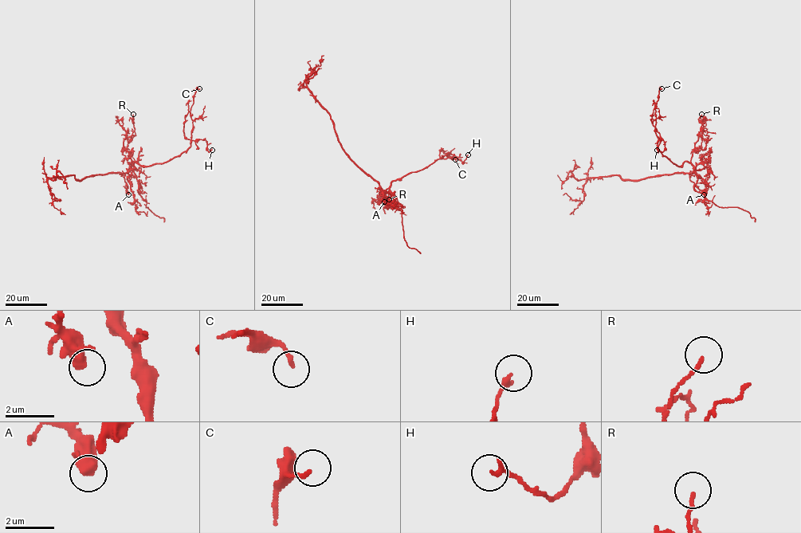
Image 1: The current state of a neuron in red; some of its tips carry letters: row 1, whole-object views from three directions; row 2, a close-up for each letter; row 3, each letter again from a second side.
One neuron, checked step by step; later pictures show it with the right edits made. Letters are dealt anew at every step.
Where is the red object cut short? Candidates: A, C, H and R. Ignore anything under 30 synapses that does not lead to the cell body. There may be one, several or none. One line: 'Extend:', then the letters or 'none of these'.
Extend: none of these

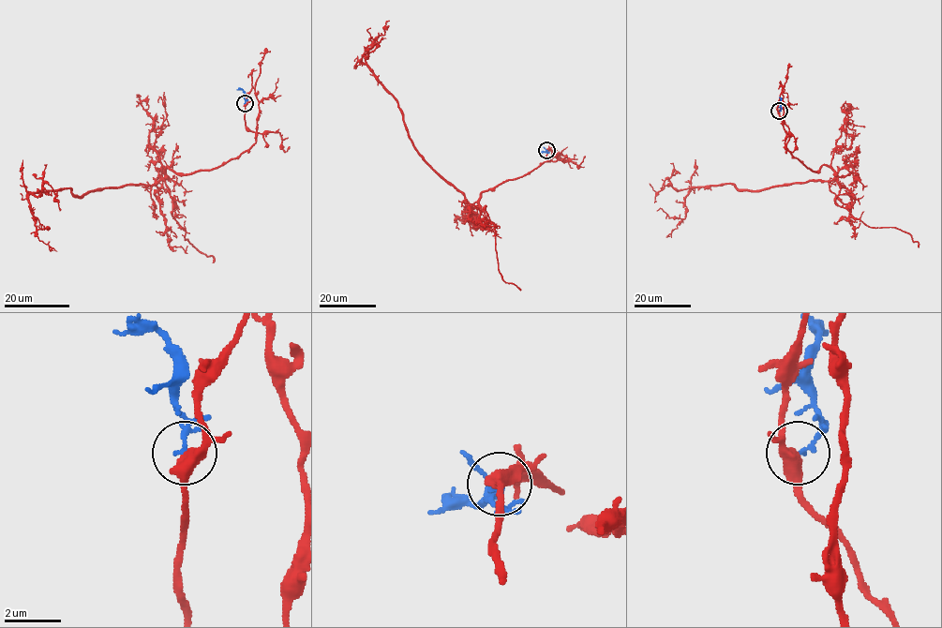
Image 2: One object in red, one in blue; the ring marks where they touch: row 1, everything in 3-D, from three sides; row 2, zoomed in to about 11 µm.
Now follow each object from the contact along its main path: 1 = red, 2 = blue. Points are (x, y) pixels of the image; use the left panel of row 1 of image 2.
1: (245, 103), (256, 142), (237, 157), (168, 166), (151, 185), (32, 192), (48, 228), (39, 219)
2: (245, 103), (244, 92), (237, 89)

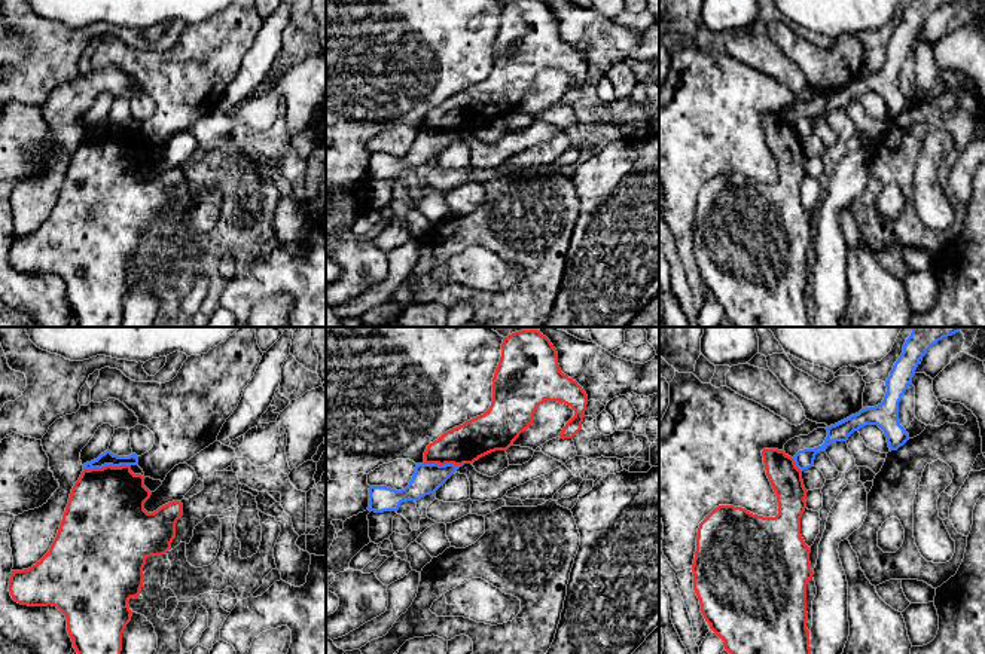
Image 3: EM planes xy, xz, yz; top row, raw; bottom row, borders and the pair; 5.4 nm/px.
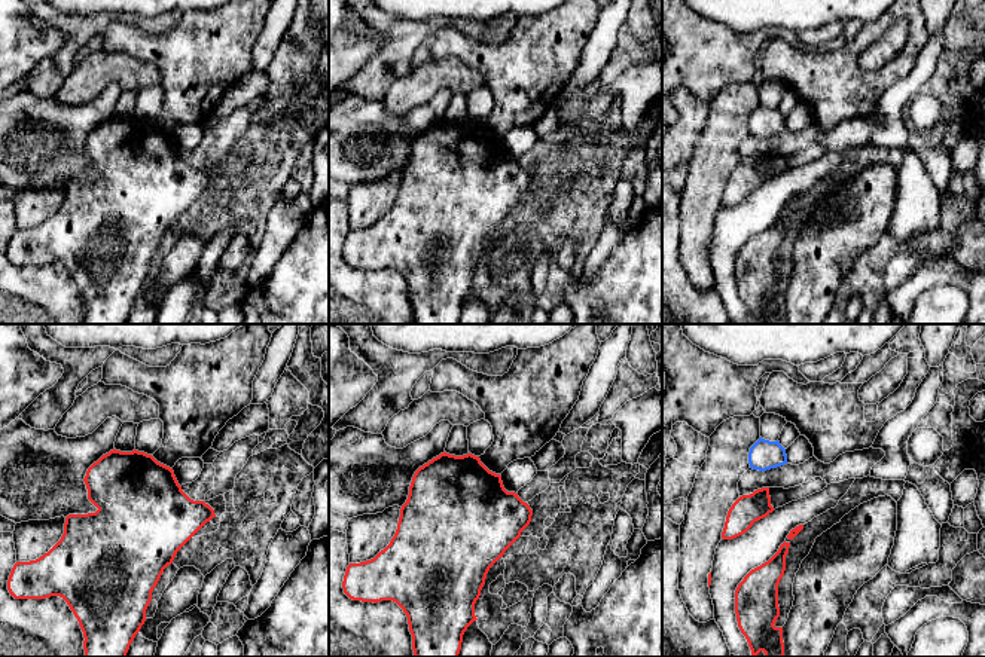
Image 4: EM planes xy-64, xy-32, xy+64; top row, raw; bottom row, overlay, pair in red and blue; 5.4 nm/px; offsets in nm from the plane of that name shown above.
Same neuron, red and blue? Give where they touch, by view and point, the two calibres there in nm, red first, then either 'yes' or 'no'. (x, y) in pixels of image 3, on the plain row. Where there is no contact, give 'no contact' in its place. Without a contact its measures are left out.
xy (106, 133) | 420/80 nm | no

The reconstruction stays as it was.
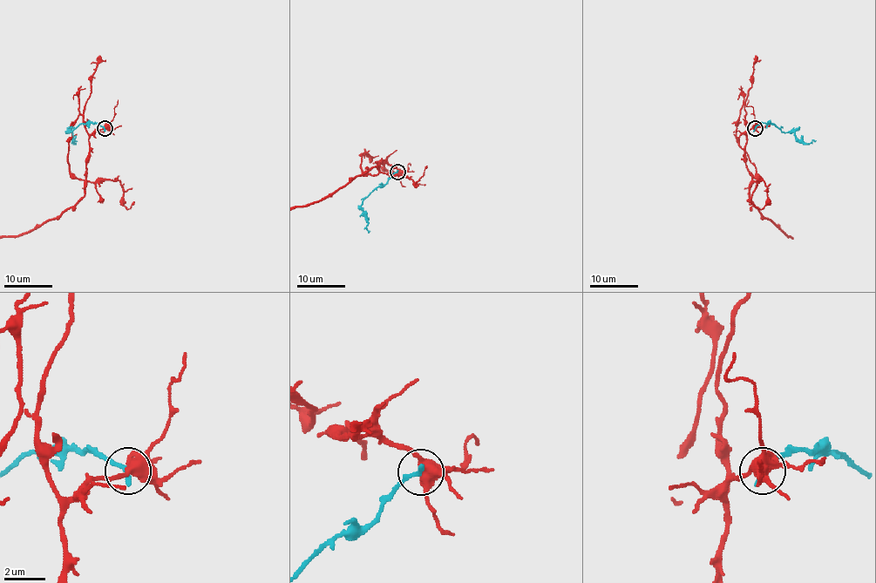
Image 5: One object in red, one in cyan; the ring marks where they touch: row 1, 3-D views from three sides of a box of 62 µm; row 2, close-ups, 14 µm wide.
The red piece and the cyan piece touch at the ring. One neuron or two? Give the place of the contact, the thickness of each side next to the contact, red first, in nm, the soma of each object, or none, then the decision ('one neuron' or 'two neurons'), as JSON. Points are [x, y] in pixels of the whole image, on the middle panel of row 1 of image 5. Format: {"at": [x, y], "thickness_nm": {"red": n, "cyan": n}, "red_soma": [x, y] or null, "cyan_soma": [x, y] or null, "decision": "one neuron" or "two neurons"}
{"at": [397, 172], "thickness_nm": {"red": 440, "cyan": 240}, "red_soma": null, "cyan_soma": null, "decision": "two neurons"}

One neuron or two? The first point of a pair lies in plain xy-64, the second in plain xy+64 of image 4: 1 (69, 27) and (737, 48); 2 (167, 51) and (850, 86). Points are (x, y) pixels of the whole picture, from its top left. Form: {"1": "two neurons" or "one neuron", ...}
{"1": "one neuron", "2": "one neuron"}

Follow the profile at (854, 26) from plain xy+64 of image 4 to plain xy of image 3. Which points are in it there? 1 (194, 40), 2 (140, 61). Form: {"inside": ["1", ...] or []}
{"inside": []}

